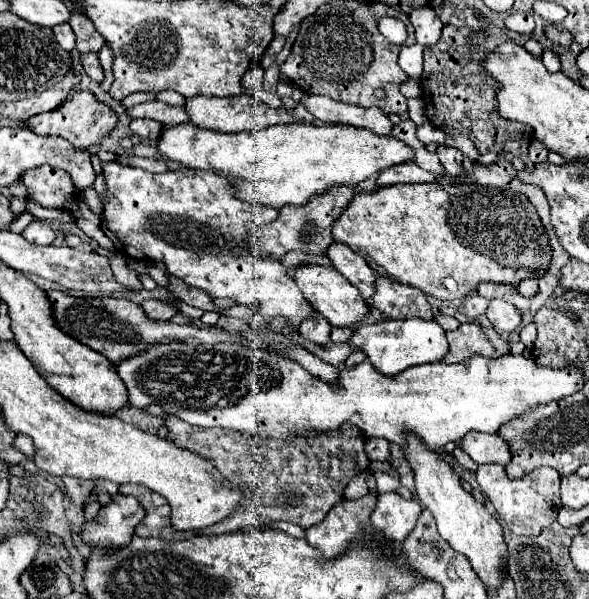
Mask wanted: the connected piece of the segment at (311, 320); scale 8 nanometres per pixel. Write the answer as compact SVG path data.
M313 314L299 324L299 332L301 336L305 336L315 344L327 344L331 334L331 324L321 314Z

